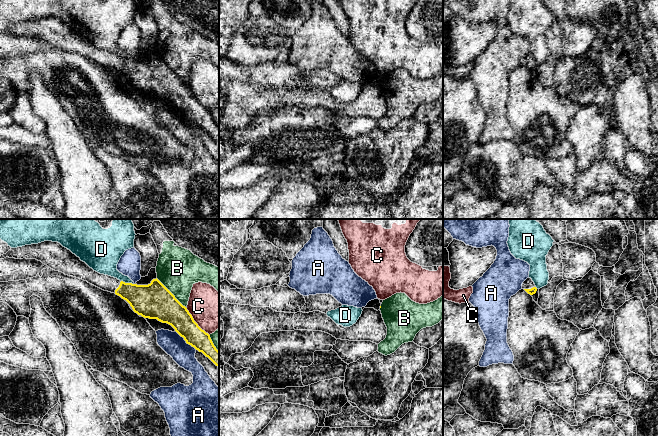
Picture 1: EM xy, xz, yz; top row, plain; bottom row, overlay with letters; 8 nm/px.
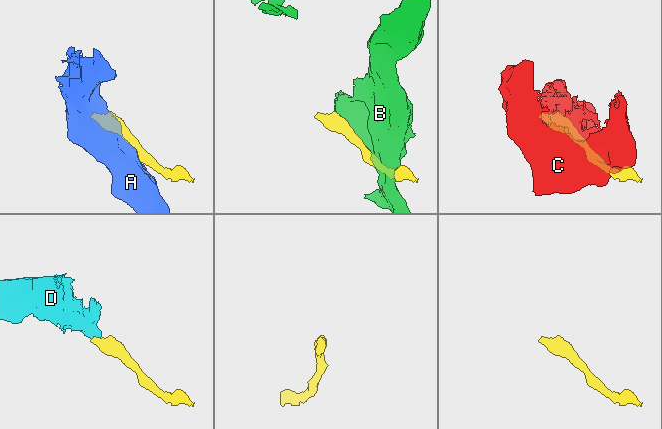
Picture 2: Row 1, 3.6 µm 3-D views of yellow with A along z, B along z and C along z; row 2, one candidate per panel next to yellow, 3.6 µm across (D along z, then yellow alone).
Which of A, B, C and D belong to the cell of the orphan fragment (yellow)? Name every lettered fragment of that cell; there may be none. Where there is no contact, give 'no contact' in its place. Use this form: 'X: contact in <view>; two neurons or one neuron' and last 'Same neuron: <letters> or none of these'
A: contact in xy; two neurons
B: contact in xy; two neurons
C: contact in xy; two neurons
D: contact in xy; two neurons
Same neuron: none of these

